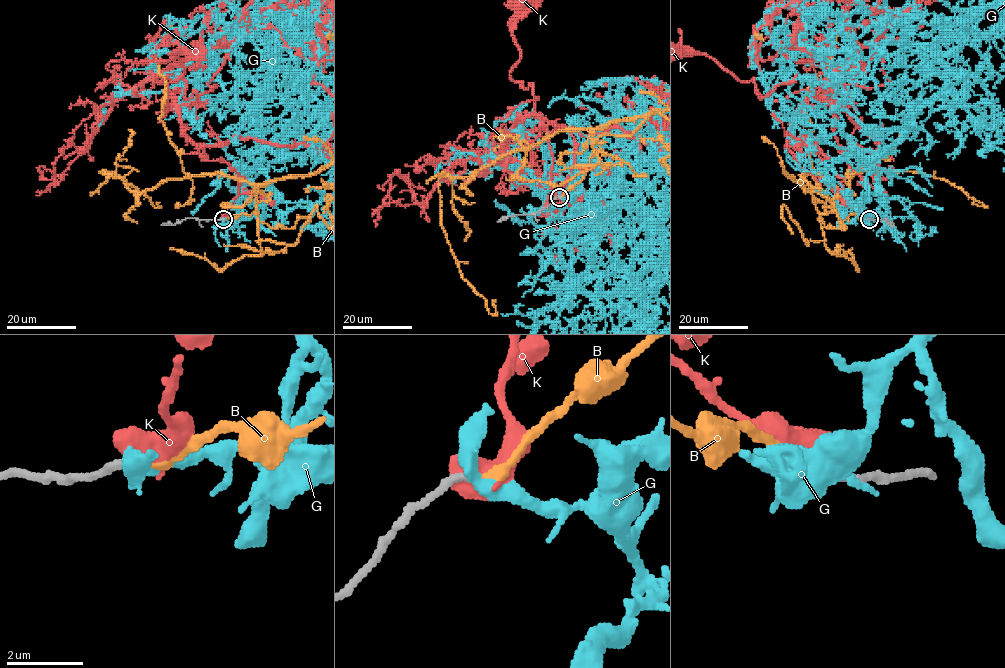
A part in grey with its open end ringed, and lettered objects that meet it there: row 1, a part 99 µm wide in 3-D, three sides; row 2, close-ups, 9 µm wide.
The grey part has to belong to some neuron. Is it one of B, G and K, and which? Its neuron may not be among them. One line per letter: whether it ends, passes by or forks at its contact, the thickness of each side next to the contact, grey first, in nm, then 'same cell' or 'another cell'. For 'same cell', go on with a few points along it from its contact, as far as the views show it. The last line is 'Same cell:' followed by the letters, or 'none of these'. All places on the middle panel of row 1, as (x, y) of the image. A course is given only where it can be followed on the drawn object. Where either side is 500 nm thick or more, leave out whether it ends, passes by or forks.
B: it ends there; 200 nm thick on the grey side, 190 nm on the other; same cell
G: it passes by; 220 nm thick on the grey side, 440 nm on the other; another cell
K: 220 nm thick on the grey side, 750 nm on the other; another cell
Same cell: B

